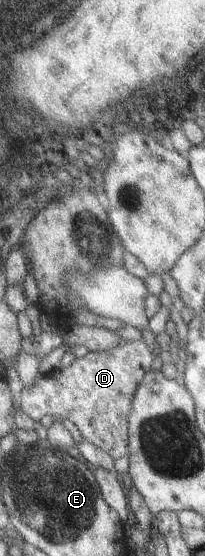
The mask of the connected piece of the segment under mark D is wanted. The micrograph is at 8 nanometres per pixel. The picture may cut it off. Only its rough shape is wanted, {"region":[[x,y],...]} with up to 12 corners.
{"region":[[122,340],[21,387],[34,421],[68,419],[125,458],[129,403],[155,345]]}

